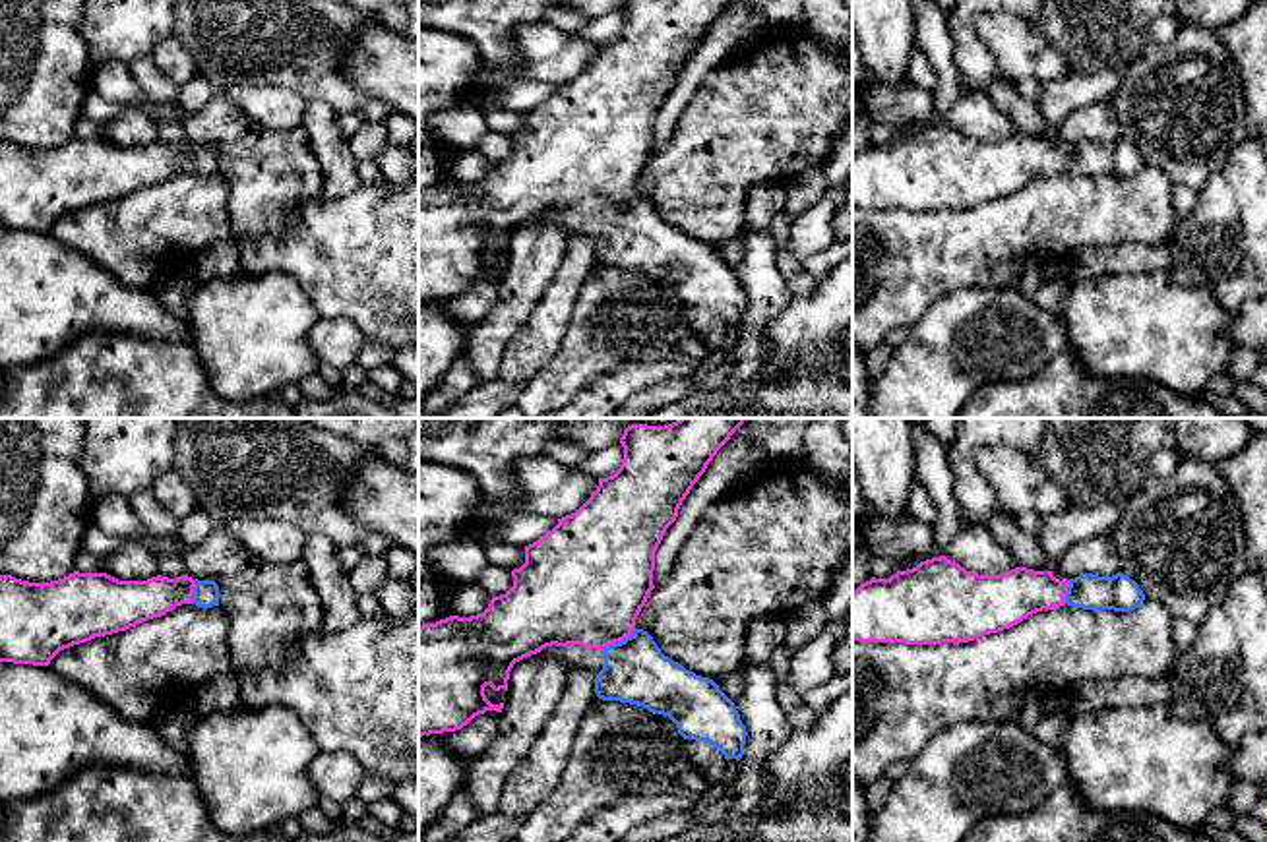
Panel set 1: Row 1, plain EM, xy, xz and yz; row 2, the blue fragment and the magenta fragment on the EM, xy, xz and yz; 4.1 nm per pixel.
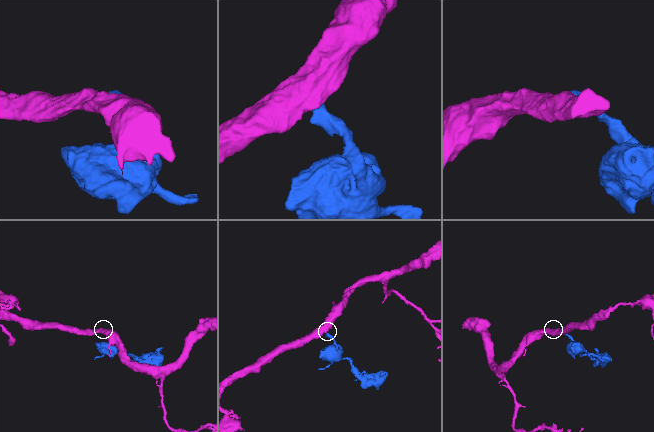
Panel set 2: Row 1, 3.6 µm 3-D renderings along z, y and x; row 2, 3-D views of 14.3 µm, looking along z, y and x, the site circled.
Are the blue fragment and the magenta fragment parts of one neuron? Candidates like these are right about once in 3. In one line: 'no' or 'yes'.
yes

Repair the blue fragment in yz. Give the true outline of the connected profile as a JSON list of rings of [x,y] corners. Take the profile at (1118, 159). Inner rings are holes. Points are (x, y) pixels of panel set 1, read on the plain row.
[[[945,122],[920,128],[852,159],[852,205],[860,209],[969,209],[1060,172],[1131,178],[1143,157],[1124,139],[1083,139],[1060,147],[1052,137],[1015,134],[1002,141],[967,137]]]

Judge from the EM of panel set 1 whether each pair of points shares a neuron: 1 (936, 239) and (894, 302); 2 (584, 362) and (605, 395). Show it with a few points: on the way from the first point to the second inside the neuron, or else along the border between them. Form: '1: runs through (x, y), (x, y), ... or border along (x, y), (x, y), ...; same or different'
1: runs through (921, 254), (894, 281), (894, 287); same
2: border along (638, 362), (628, 362), (597, 376), (572, 397); different

